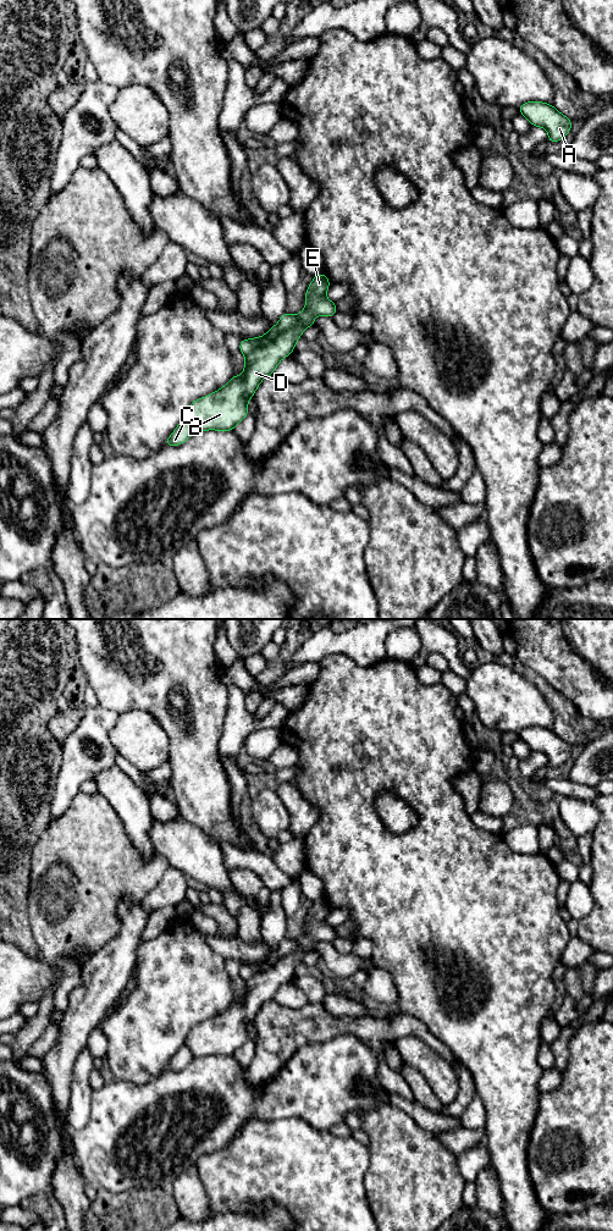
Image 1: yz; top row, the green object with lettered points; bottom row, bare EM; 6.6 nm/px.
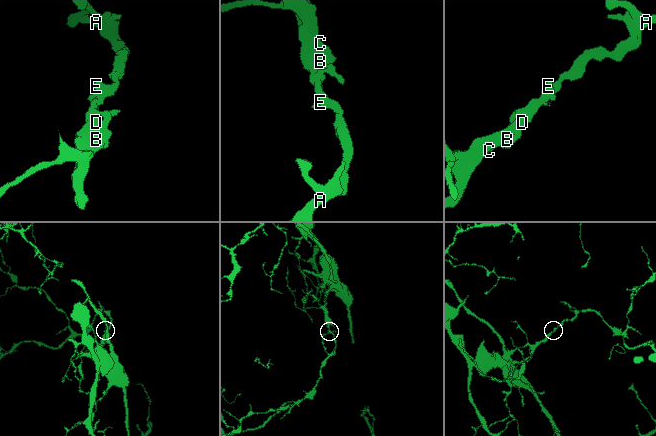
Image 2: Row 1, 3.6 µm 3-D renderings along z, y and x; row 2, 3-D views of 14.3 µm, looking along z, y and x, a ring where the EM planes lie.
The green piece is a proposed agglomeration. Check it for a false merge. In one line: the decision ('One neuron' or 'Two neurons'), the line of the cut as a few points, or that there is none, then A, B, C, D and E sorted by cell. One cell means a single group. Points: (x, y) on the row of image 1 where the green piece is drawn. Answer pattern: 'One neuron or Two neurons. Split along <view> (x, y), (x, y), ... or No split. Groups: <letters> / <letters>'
Two neurons. Split along yz (298, 315), (294, 326), (271, 341), (265, 341), (246, 355). Groups: A B D E / C

